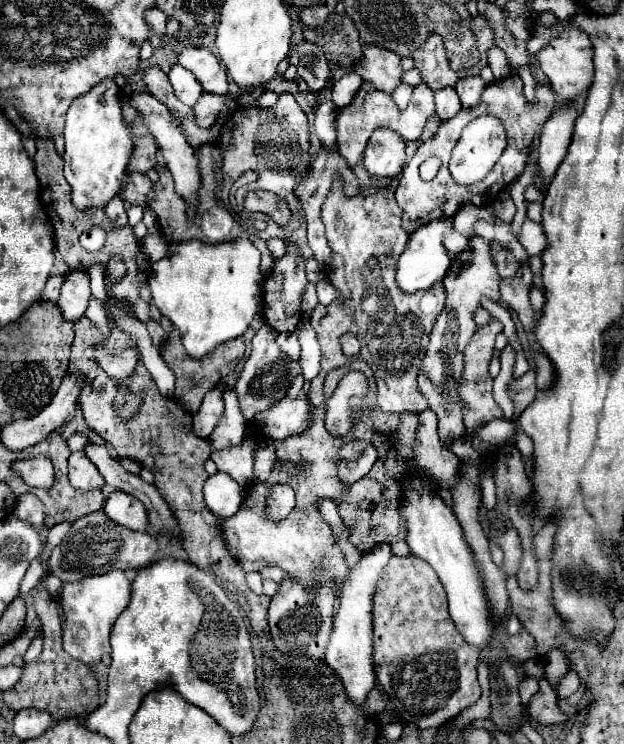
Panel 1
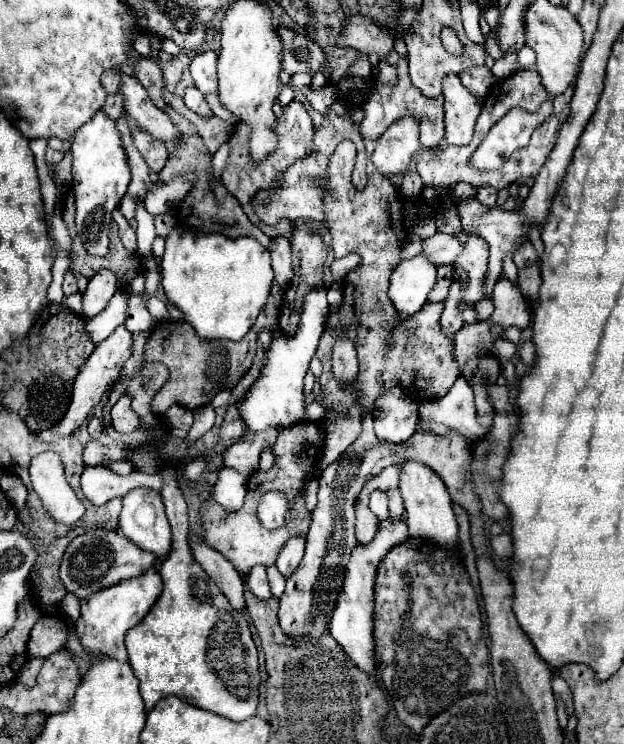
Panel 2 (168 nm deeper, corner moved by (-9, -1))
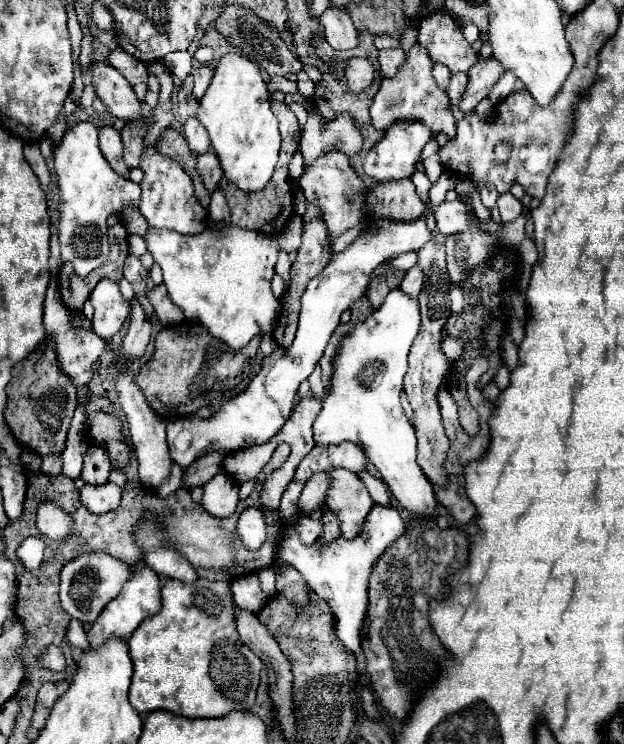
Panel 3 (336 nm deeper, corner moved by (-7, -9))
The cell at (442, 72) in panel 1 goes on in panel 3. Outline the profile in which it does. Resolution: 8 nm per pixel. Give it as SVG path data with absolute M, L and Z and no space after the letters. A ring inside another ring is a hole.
M444 10L422 18L418 44L424 44L430 58L448 66L450 72L468 72L478 62L462 34L462 26Z

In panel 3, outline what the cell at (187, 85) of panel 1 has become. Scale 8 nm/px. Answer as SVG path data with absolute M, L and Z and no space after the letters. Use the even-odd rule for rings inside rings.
M190 118L184 124L184 138L186 138L186 142L188 142L188 146L196 158L210 150L208 134L204 132L204 128L200 128L200 122L196 118Z

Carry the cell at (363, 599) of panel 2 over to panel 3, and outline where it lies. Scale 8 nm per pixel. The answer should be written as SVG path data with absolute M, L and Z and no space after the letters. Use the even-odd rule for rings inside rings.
M376 504L370 510L362 532L352 540L346 540L340 536L332 544L306 546L306 544L300 544L294 524L282 526L282 536L280 536L280 542L276 544L276 564L280 562L296 568L304 576L306 584L322 600L330 604L336 618L336 634L342 640L342 644L350 648L356 656L362 654L360 628L368 610L368 578L370 578L372 566L378 560L378 556L382 556L382 552L388 548L388 544L392 544L396 536L402 536L404 530L406 530L406 522L398 512L398 508L380 506L380 504Z

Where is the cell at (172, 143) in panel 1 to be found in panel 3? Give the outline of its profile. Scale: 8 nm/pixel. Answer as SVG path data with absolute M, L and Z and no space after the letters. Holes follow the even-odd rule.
M94 62L92 68L92 86L96 90L96 96L102 100L102 104L110 110L112 116L122 118L126 122L140 120L140 102L136 100L136 94L132 92L132 86L116 68Z

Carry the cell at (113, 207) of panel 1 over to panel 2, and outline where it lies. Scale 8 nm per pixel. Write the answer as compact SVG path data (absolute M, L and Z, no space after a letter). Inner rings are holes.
M118 208L112 212L112 216L114 216L114 222L118 224L120 240L122 240L124 248L128 248L128 252L136 252L136 230L130 226L130 222L122 216L122 212Z

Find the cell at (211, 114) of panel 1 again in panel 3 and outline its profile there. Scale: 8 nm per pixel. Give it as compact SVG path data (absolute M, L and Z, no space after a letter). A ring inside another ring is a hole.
M212 150L204 156L200 156L200 160L196 164L196 170L198 170L206 190L214 192L218 188L218 182L222 180L222 172L220 172L220 162L216 160L216 154Z

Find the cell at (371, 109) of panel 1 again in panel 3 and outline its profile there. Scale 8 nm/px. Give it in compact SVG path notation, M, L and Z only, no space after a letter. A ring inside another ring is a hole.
M414 44L406 54L406 60L398 68L396 76L382 80L380 90L374 96L374 102L370 106L370 116L372 116L372 126L378 130L386 130L396 120L414 116L428 126L434 134L446 132L446 136L452 140L456 136L456 122L452 118L452 112L448 112L448 106L450 106L450 100L446 92L442 92L432 78L432 60L426 48L420 44Z

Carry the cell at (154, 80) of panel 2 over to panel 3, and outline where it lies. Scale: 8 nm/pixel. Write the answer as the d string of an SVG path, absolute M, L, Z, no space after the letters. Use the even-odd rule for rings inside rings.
M114 48L108 54L108 62L110 66L114 66L134 88L138 100L144 100L146 96L146 80L148 80L148 72L146 72L146 64L136 60L134 56L128 56L126 52L122 52L122 48Z

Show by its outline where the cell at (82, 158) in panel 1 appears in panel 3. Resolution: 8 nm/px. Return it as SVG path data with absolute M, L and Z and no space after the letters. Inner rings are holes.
M78 122L66 130L60 144L54 148L54 172L60 186L58 206L58 240L64 262L74 264L78 276L88 276L94 268L106 262L106 220L118 214L126 204L140 204L140 186L112 172L98 148L98 126Z

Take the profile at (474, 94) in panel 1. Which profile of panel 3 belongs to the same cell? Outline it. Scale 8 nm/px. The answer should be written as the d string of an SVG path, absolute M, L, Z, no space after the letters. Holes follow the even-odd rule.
M456 72L456 74L450 76L450 84L448 84L448 88L446 88L446 94L448 94L448 98L450 98L452 114L456 122L465 116L459 109L458 102L460 102L460 98L462 98L462 92L464 92L464 88L466 88L466 82L468 82L468 76L466 76L464 72Z

